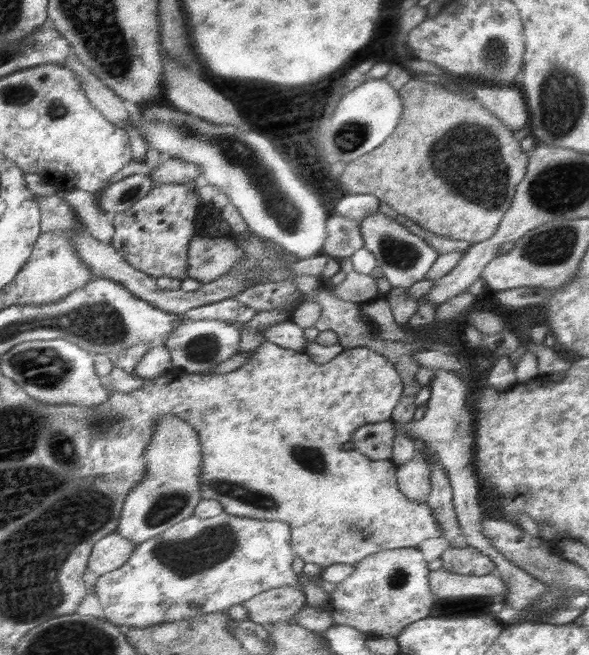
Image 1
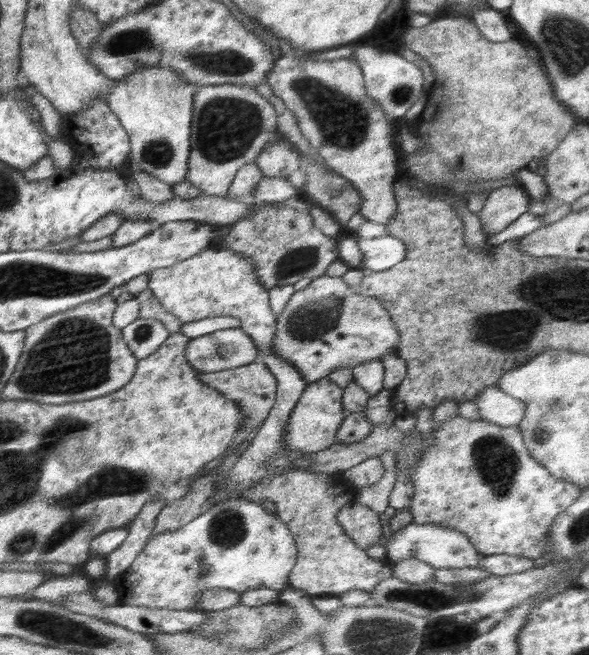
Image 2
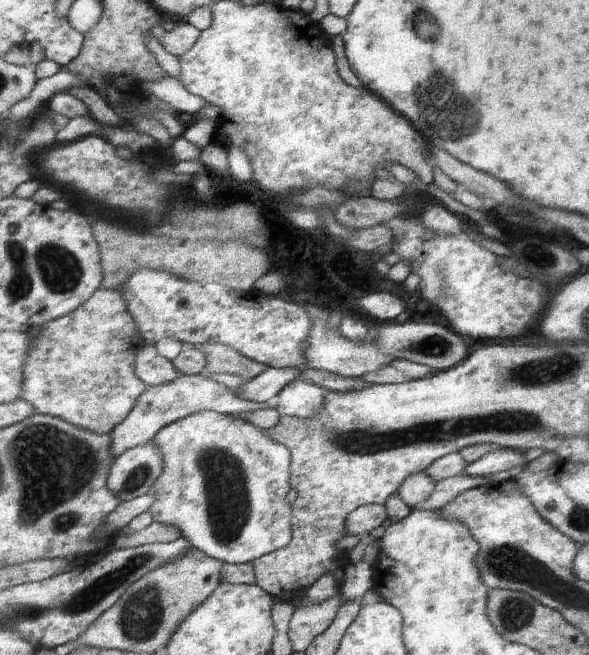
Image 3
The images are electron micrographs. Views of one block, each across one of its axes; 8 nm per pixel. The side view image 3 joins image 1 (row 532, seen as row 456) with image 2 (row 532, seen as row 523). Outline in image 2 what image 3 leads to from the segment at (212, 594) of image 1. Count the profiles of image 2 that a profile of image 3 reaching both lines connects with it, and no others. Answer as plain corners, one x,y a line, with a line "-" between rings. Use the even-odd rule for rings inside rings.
228,498
220,501
207,509
204,509
194,520
174,531
162,531
158,535
154,535
146,546
141,550
140,555
132,562
129,570
124,571
115,580
115,589
119,594
119,604
130,604
130,606
143,606
146,608
169,608
172,610
196,610
196,602
200,598
200,592
210,590
210,588
218,588
218,590
230,591
249,591
256,588
272,588
279,592
290,587
289,574
297,560
297,548
295,539
286,523
283,523
276,514
272,514
264,509
262,505
256,504
252,500
246,498

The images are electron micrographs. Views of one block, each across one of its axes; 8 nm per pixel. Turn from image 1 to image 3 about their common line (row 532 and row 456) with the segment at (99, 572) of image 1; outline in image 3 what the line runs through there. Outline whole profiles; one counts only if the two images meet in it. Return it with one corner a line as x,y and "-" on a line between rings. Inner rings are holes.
182,375
172,382
147,387
137,398
128,416
110,432
109,451
115,459
127,450
152,441
158,431
167,424
186,418
198,411
215,410
225,415
240,415
258,410
260,405
242,399
229,388
202,375

